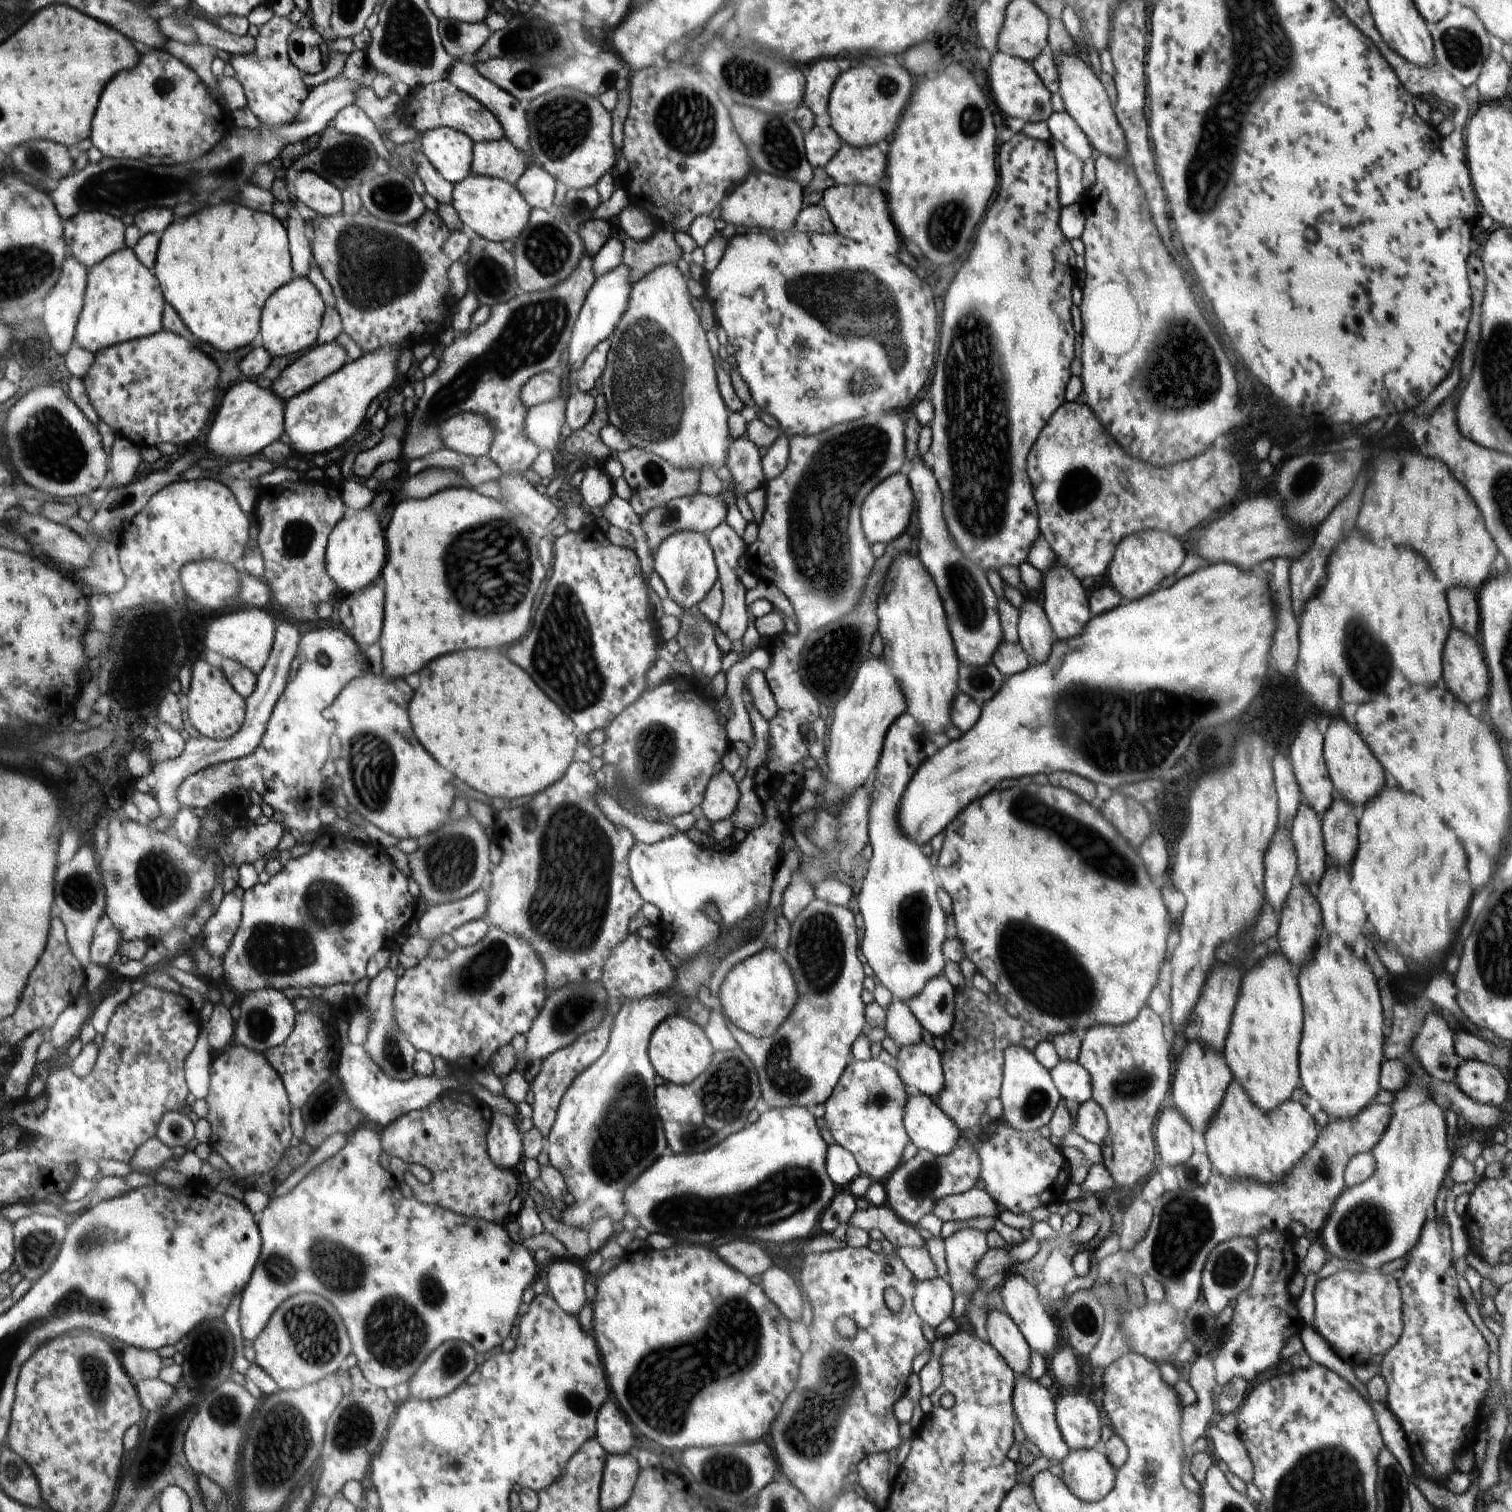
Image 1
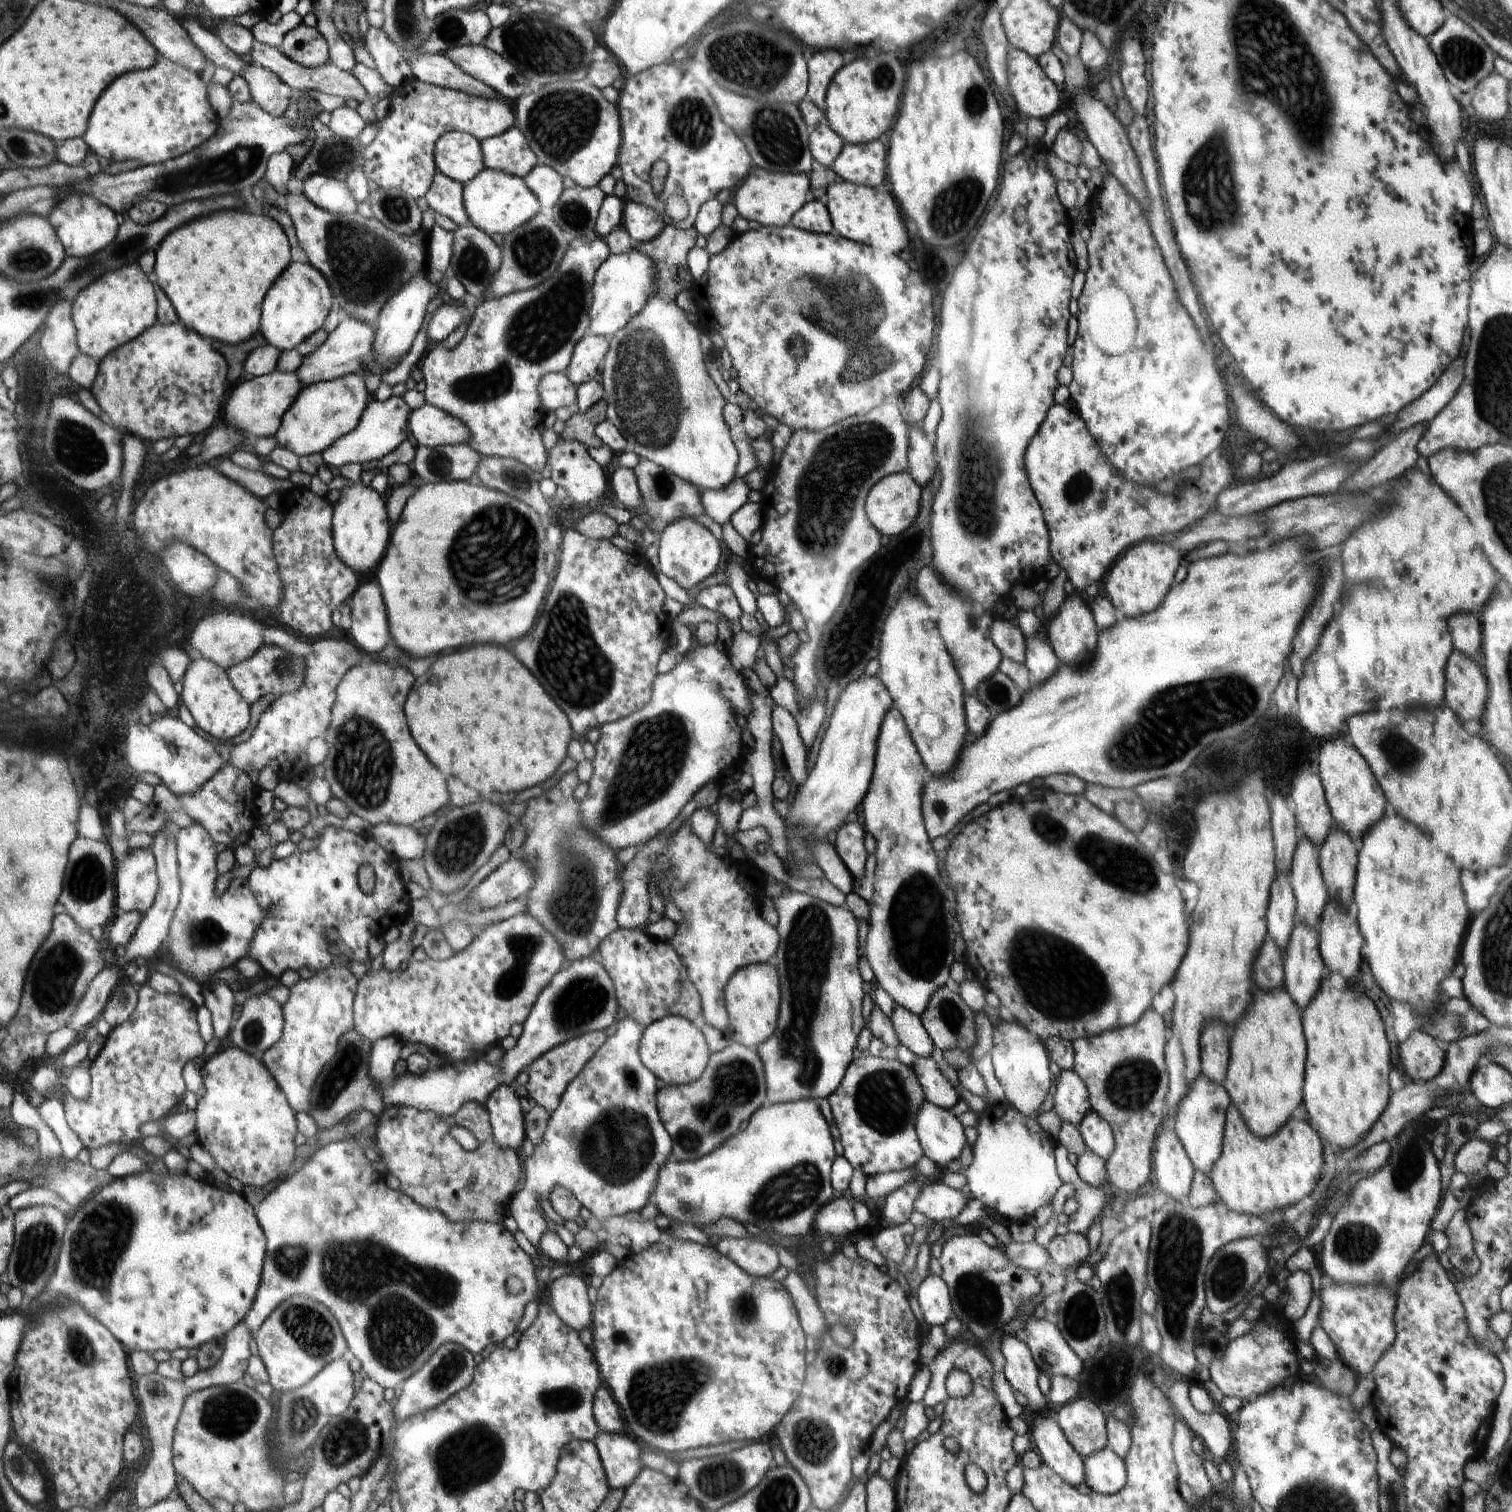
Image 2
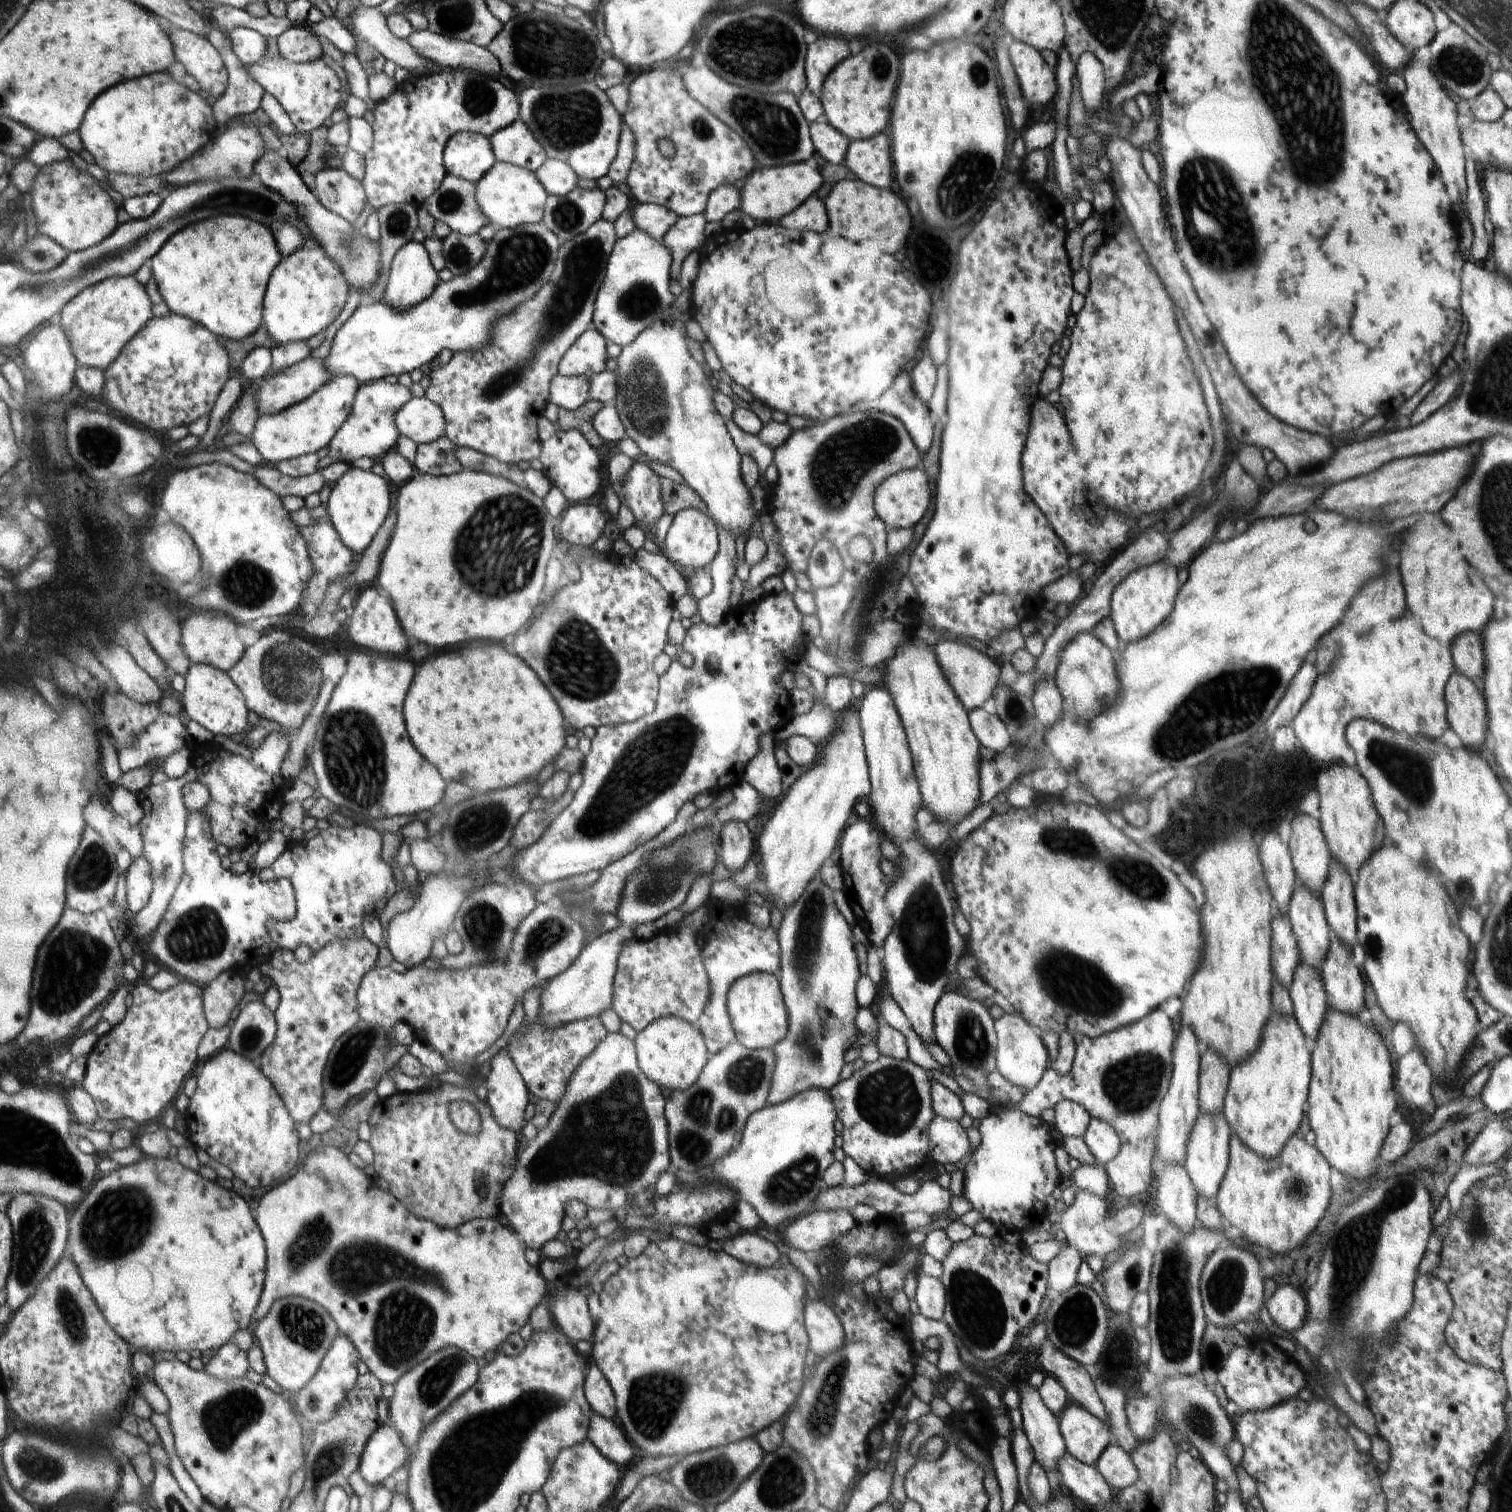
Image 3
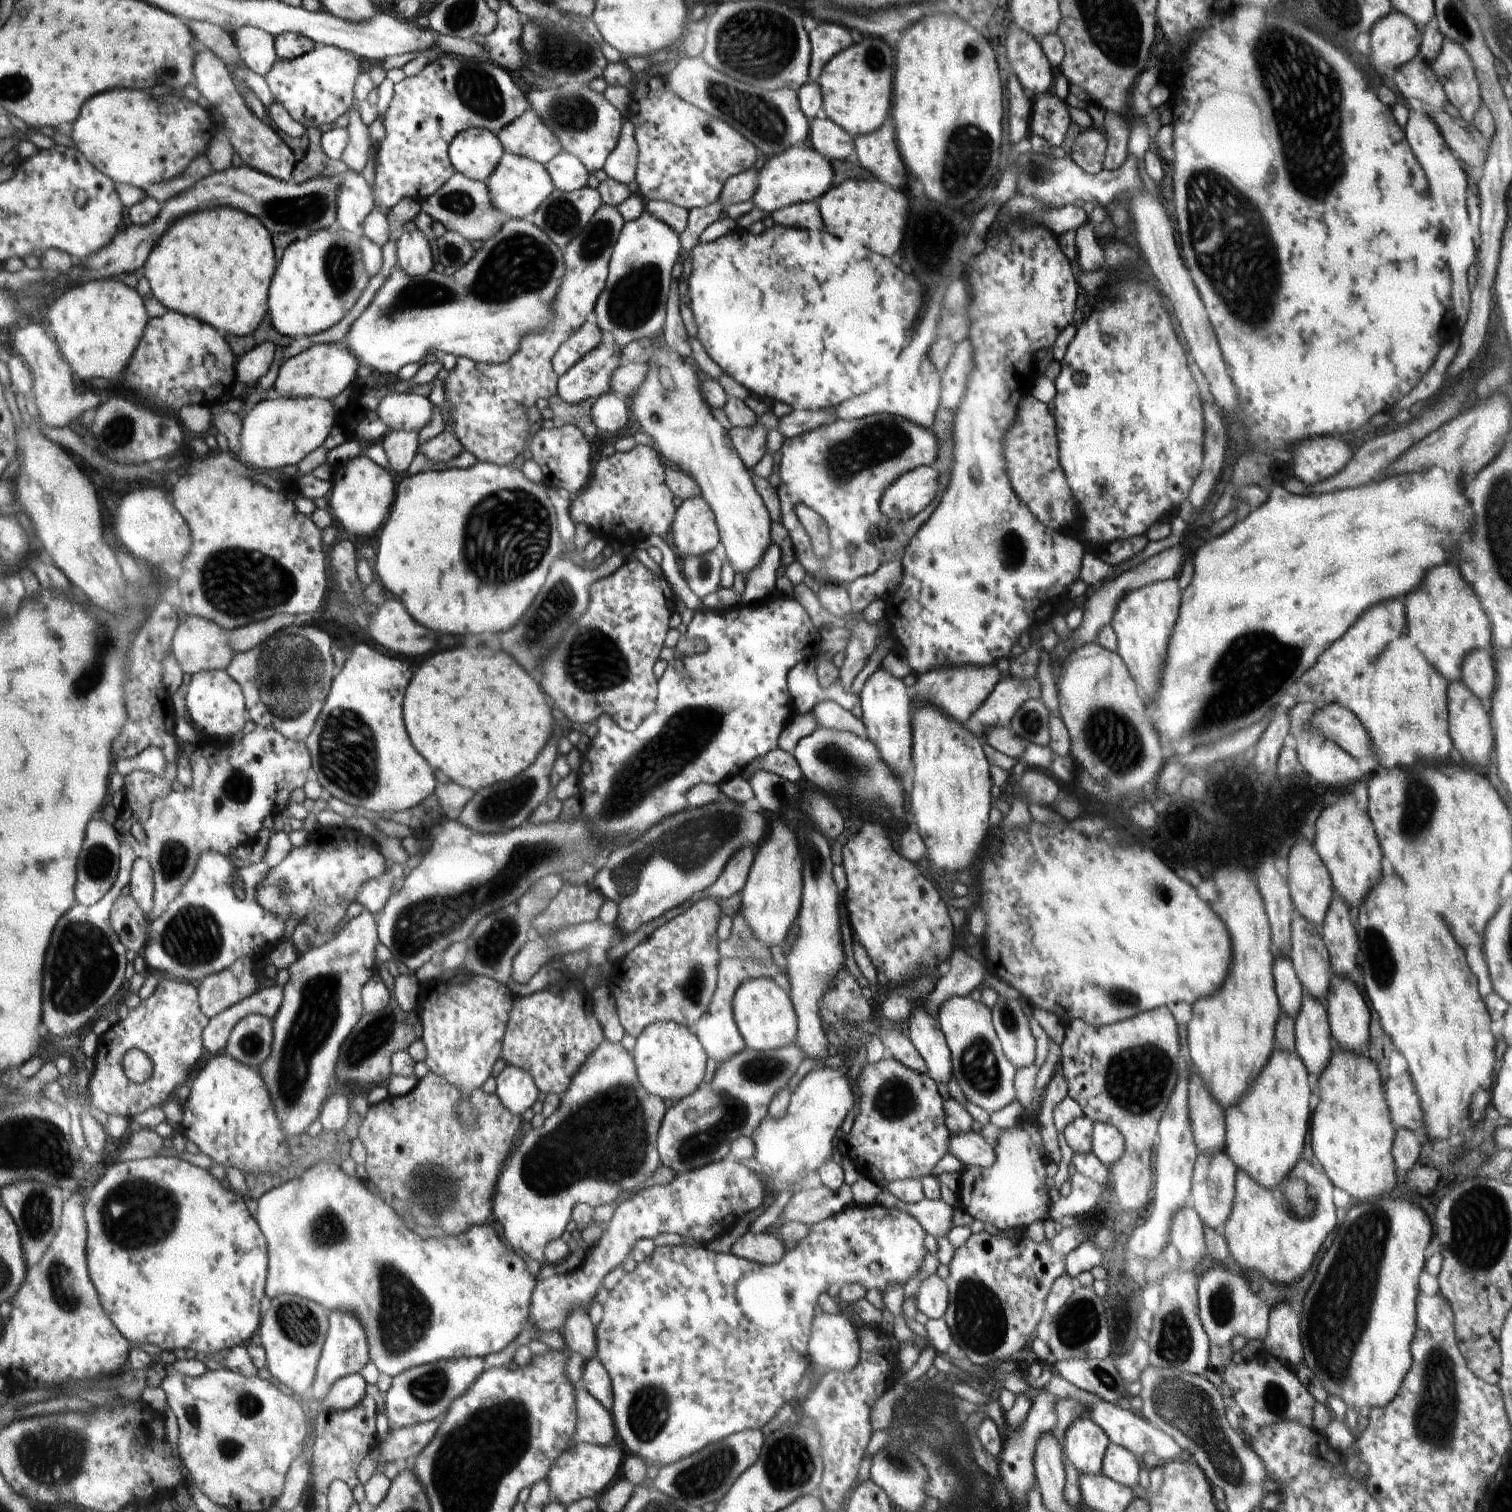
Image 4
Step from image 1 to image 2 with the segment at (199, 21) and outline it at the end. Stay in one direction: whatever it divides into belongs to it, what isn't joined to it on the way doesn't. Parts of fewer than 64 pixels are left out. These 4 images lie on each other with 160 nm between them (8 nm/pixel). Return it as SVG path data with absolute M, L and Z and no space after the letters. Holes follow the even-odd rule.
M255 40L248 56L251 57L252 62L275 72L293 91L300 91L306 93L309 90L319 90L324 94L333 94L336 96L342 96L342 98L352 98L359 104L368 98L366 89L352 73L344 72L340 70L332 62L323 64L322 67L305 67L290 60L285 54L282 54L276 47L264 44Z

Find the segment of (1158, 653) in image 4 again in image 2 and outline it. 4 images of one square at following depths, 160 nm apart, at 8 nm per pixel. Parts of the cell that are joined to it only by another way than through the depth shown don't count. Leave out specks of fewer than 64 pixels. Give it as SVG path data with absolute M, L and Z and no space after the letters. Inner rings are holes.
M1142 541L1126 550L1109 570L1106 592L1116 607L1117 620L1140 616L1160 606L1174 582L1182 554L1168 543Z

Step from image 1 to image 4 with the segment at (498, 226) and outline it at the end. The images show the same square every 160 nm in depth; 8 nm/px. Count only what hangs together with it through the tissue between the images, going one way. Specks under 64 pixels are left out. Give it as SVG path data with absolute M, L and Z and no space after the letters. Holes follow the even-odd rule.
M510 153L504 154L494 174L485 183L491 203L502 214L501 220L504 222L510 219L529 219L556 189L543 164Z

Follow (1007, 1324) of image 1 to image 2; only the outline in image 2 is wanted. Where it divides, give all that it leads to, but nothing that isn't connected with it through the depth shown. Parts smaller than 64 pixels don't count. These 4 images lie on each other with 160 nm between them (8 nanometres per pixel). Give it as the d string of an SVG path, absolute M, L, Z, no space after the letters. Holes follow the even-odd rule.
M1005 1332L1000 1350L1006 1359L1004 1374L1012 1390L1022 1392L1028 1398L1026 1414L1044 1413L1049 1409L1047 1397L1038 1388L1038 1375L1041 1374L1032 1358L1028 1345L1016 1335Z

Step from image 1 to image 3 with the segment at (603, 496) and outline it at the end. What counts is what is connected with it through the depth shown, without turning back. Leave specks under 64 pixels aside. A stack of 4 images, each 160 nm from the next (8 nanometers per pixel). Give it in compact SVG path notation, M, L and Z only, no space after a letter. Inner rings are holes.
M556 431L550 439L544 441L543 454L539 460L543 464L542 472L570 502L588 502L600 492L600 458L581 431Z

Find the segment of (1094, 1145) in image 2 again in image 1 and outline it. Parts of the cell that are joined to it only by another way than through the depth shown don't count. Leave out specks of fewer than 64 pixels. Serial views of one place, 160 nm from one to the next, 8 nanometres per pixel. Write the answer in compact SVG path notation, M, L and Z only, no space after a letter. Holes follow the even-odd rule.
M1092 1097L1079 1107L1075 1132L1083 1139L1098 1146L1104 1142L1108 1134L1106 1113Z

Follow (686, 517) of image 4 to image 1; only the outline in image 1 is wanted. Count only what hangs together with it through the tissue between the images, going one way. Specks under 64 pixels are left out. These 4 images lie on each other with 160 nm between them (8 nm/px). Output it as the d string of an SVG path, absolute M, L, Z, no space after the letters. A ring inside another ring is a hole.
M678 531L675 535L664 539L654 558L653 568L662 578L669 597L684 611L688 611L692 606L698 606L706 599L710 588L719 579L715 551L711 543L704 538L703 534L694 531Z

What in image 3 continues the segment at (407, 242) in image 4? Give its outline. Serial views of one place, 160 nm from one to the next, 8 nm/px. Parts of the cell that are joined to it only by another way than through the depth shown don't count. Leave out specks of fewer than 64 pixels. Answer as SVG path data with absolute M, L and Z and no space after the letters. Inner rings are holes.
M414 239L398 249L398 252L392 259L387 276L381 300L386 302L392 310L399 313L407 313L411 308L423 303L435 292L435 289L441 282L439 273L436 272L434 267L432 267L432 263L430 263L428 252L423 243L414 241Z

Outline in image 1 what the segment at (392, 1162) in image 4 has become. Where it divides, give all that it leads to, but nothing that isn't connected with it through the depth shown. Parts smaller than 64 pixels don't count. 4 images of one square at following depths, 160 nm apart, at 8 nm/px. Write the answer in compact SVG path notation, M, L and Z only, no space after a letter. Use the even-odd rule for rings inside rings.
M466 1091L452 1092L384 1127L381 1140L388 1157L400 1158L409 1165L421 1164L431 1172L432 1179L427 1184L418 1181L410 1169L404 1173L403 1181L412 1188L416 1200L496 1223L506 1216L518 1182L512 1169L499 1169L487 1151L492 1111Z

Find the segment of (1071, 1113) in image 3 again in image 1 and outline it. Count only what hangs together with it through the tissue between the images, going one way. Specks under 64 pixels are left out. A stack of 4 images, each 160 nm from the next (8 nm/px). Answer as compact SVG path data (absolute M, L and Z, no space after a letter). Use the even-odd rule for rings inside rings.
M1060 1059L1058 1064L1049 1070L1049 1073L1062 1099L1076 1100L1078 1104L1082 1105L1091 1097L1090 1073L1077 1060Z

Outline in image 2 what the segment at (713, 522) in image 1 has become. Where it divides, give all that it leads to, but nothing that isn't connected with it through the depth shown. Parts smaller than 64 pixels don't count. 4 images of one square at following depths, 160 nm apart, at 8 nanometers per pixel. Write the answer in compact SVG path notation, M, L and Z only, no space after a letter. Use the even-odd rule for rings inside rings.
M744 477L736 479L723 489L702 490L702 503L705 513L724 526L731 522L731 516L747 503L751 489L744 481Z

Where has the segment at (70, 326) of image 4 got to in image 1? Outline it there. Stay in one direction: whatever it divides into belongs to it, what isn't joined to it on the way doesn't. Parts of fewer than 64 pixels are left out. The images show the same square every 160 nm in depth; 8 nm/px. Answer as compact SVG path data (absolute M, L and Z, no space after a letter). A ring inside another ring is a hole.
M133 249L116 251L102 263L96 263L89 273L83 315L75 342L91 353L97 353L118 343L155 335L164 329L165 302L158 277L138 260Z

